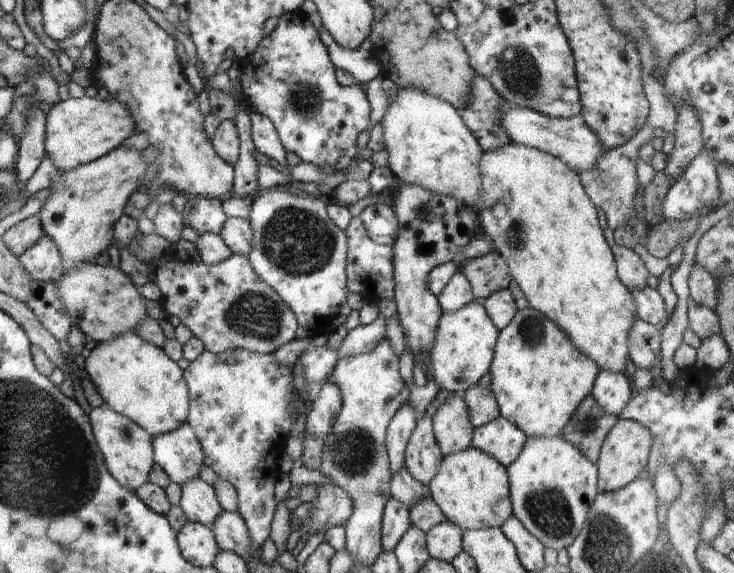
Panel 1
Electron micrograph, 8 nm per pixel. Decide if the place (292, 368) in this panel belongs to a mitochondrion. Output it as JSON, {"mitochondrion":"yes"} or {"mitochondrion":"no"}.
{"mitochondrion":"no"}

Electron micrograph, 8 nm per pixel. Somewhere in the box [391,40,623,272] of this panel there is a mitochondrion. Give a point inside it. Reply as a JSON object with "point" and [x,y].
{"point":[520,70]}

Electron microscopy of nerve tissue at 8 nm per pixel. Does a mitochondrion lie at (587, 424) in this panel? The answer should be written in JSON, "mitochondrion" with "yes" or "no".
{"mitochondrion":"yes"}

